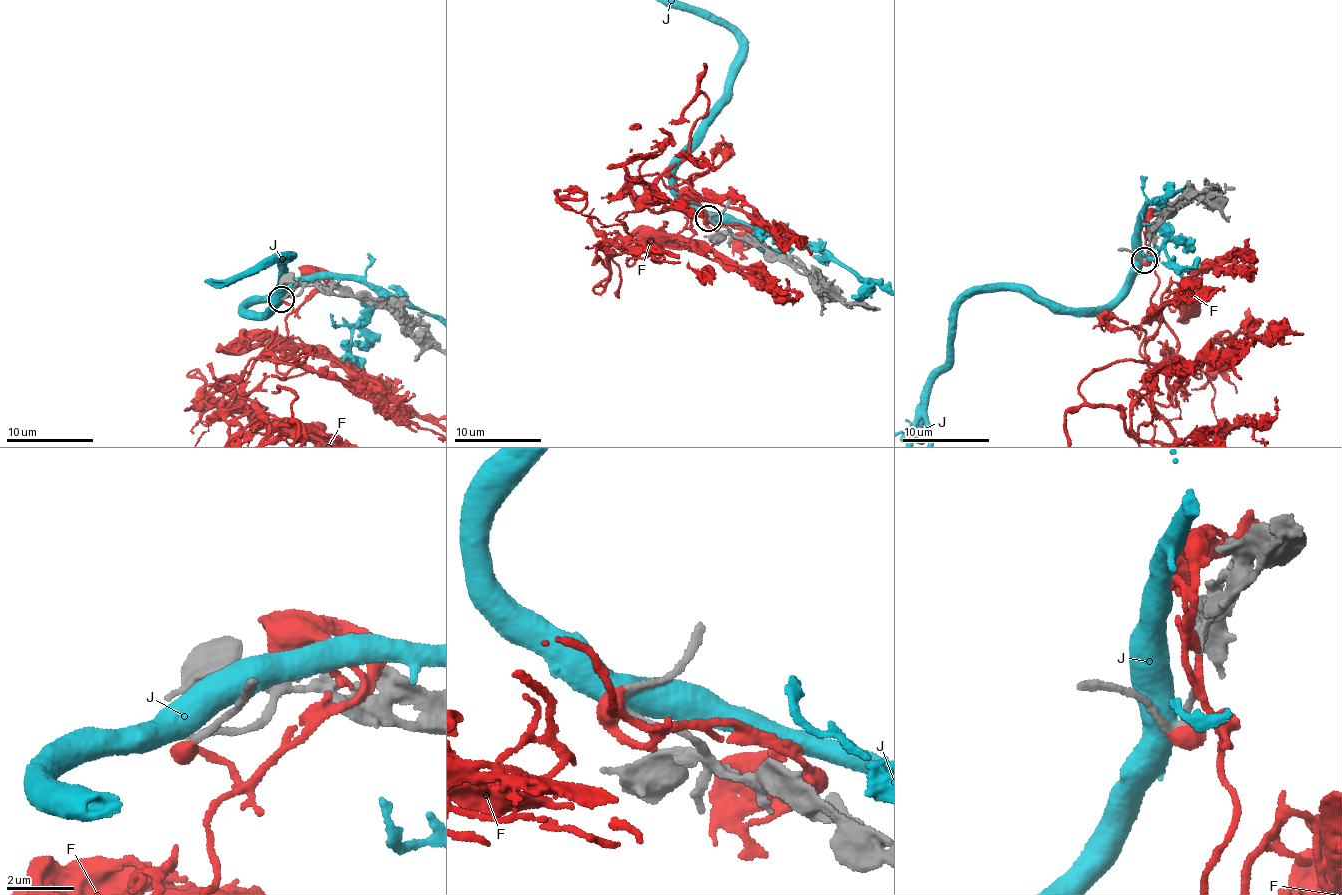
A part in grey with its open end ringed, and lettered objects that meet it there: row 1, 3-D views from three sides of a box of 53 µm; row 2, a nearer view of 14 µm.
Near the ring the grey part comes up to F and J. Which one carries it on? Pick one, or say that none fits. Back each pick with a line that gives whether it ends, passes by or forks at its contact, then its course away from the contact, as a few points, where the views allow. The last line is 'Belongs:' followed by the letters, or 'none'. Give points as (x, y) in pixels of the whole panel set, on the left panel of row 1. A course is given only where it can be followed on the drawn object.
F: it ends
Belongs: F

